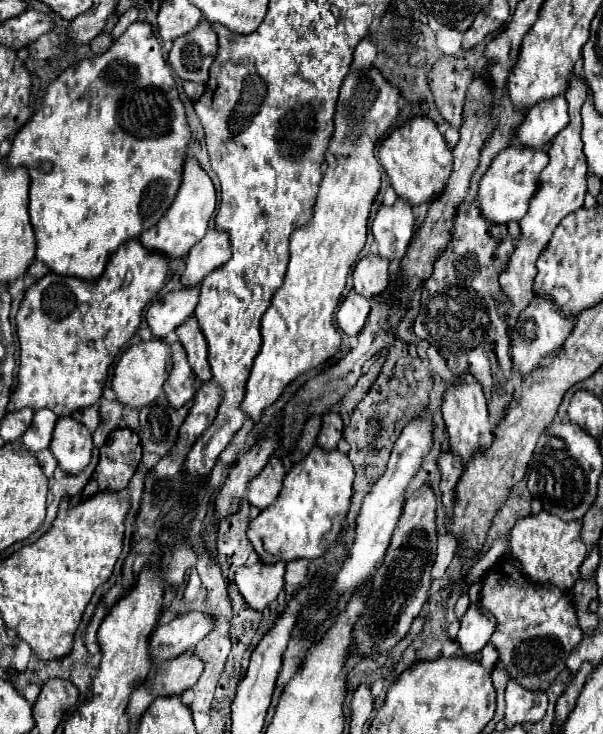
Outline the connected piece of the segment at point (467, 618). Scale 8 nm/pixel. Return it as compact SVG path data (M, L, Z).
M472 602L462 616L458 644L464 654L478 654L496 630L496 620L478 602Z

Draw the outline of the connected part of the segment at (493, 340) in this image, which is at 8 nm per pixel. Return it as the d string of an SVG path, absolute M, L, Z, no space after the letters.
M476 200L472 202L464 202L458 210L458 216L456 216L456 226L454 226L454 236L450 240L450 244L446 246L446 250L442 252L442 256L434 262L434 272L432 276L426 280L424 284L424 290L422 290L422 304L420 304L420 312L416 316L416 322L414 322L414 334L422 340L428 340L434 348L438 346L438 352L444 356L444 360L448 362L448 368L458 376L458 374L472 374L480 384L482 384L482 390L484 390L484 396L488 400L488 412L490 412L490 424L494 428L494 424L498 420L502 420L502 408L506 408L506 400L510 400L510 392L514 392L514 386L510 382L510 366L512 366L512 360L510 360L510 338L508 338L508 332L506 332L506 304L496 304L496 298L502 300L502 292L500 292L500 284L498 284L498 276L502 272L502 268L506 266L506 260L510 258L510 252L514 250L514 240L512 236L508 234L508 226L506 224L494 224L494 222L488 222L482 212L480 212L480 206Z

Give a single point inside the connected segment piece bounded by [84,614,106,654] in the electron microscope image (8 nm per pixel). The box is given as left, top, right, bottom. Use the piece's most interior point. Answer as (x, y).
(90, 640)

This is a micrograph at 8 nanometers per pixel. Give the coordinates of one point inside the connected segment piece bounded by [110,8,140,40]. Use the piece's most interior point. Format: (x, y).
(129, 16)

